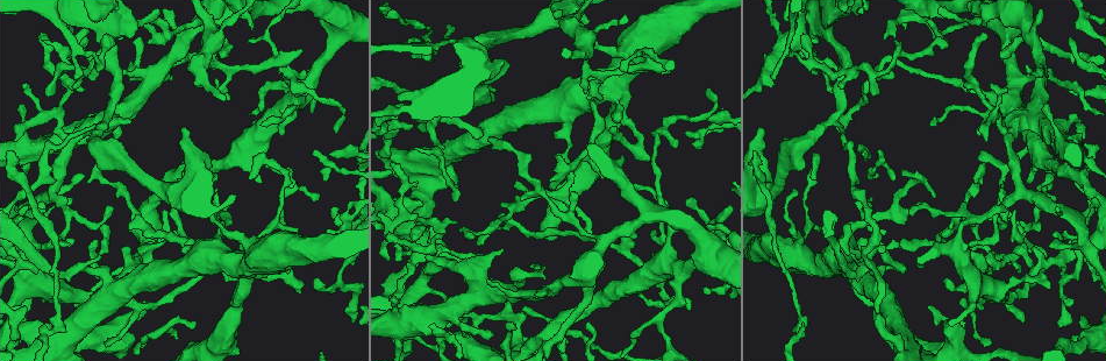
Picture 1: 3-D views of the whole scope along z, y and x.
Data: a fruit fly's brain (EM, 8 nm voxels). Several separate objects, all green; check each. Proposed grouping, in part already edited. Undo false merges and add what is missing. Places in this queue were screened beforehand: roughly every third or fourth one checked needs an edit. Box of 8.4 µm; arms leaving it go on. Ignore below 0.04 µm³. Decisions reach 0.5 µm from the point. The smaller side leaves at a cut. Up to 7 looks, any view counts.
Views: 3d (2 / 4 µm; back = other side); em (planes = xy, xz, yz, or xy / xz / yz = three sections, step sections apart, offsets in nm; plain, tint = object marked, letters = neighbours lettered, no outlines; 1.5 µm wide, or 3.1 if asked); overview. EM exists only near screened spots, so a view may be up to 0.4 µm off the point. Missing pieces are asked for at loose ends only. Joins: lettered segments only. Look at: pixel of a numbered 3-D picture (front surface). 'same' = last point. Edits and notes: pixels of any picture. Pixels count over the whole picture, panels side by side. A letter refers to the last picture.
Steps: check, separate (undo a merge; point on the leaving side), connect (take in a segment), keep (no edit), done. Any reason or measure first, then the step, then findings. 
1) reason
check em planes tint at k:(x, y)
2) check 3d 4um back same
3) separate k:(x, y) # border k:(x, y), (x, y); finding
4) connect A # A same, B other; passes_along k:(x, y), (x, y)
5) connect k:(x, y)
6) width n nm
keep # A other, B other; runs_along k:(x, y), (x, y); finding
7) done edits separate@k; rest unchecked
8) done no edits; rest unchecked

branch stops here
check 3d 2um at 1:(491, 137)

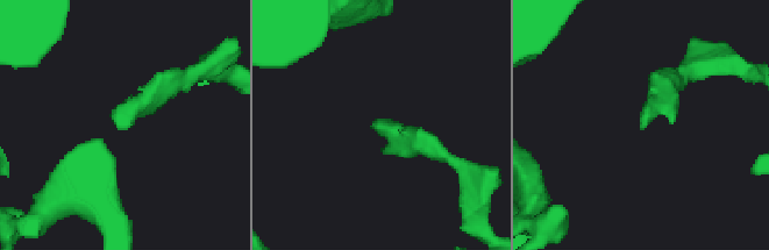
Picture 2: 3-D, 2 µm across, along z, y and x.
check em xz step 4 letters at 2:(377, 121)

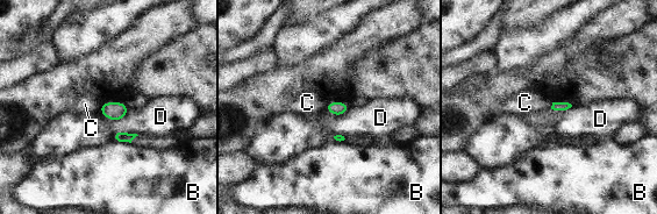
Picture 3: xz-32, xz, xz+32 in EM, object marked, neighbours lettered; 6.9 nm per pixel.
another direction
check em planes letters same

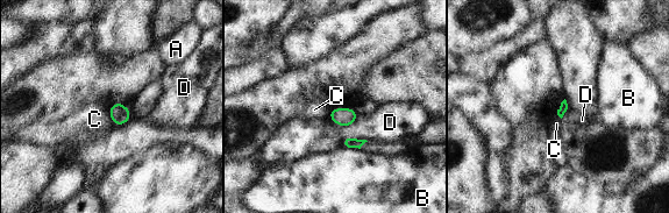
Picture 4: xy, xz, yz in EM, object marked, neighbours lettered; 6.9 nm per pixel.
keep # A other, B other, C other, D other; border 4:(107, 112), (114, 123); none of them fits

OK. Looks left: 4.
three-way junction
check 3d 2um at 1:(109, 119)

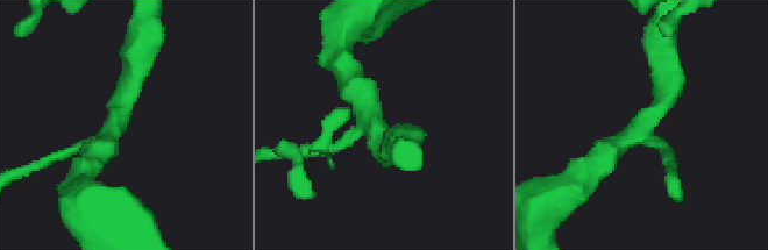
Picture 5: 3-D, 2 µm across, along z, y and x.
arms 3
check em xy step 8 tint at 5:(378, 127)

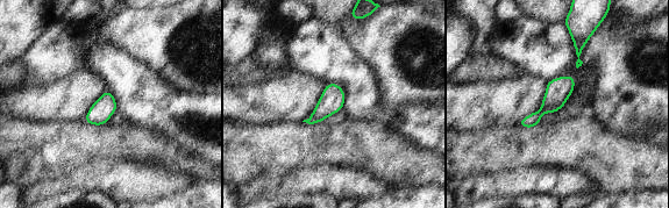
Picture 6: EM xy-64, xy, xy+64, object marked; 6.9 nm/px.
another direction
check em planes letters same

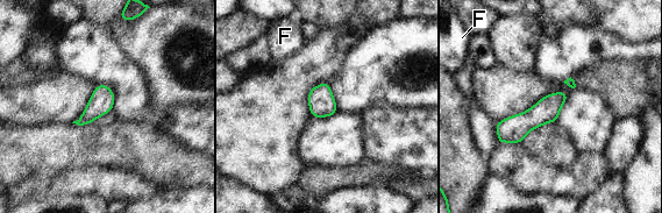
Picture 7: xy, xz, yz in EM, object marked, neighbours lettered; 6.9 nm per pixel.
width 160 nm
separate 7:(101, 101) # F other; a second neuron is stuck on

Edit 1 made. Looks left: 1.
free end
check em yz step 8 letters at 1:(301, 53)

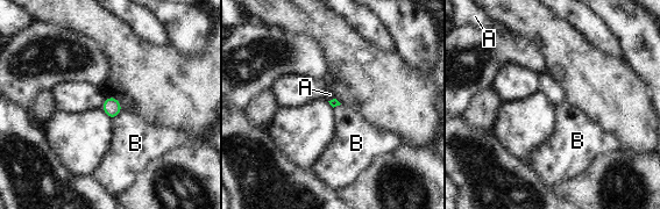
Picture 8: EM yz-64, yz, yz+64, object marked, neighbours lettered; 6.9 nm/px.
keep # A other, B other; border 8:(122, 110), (113, 120); no lettered segment goes on from it

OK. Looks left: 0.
done edits separate@7; rest unchecked

